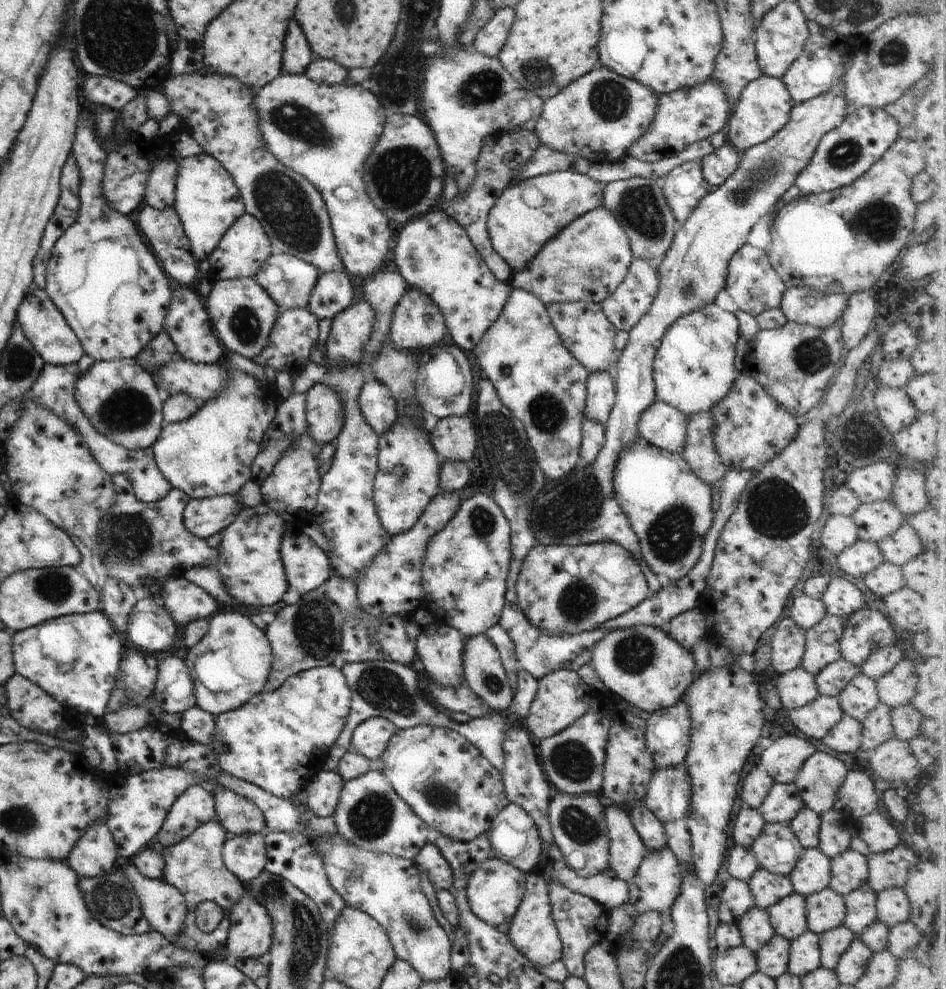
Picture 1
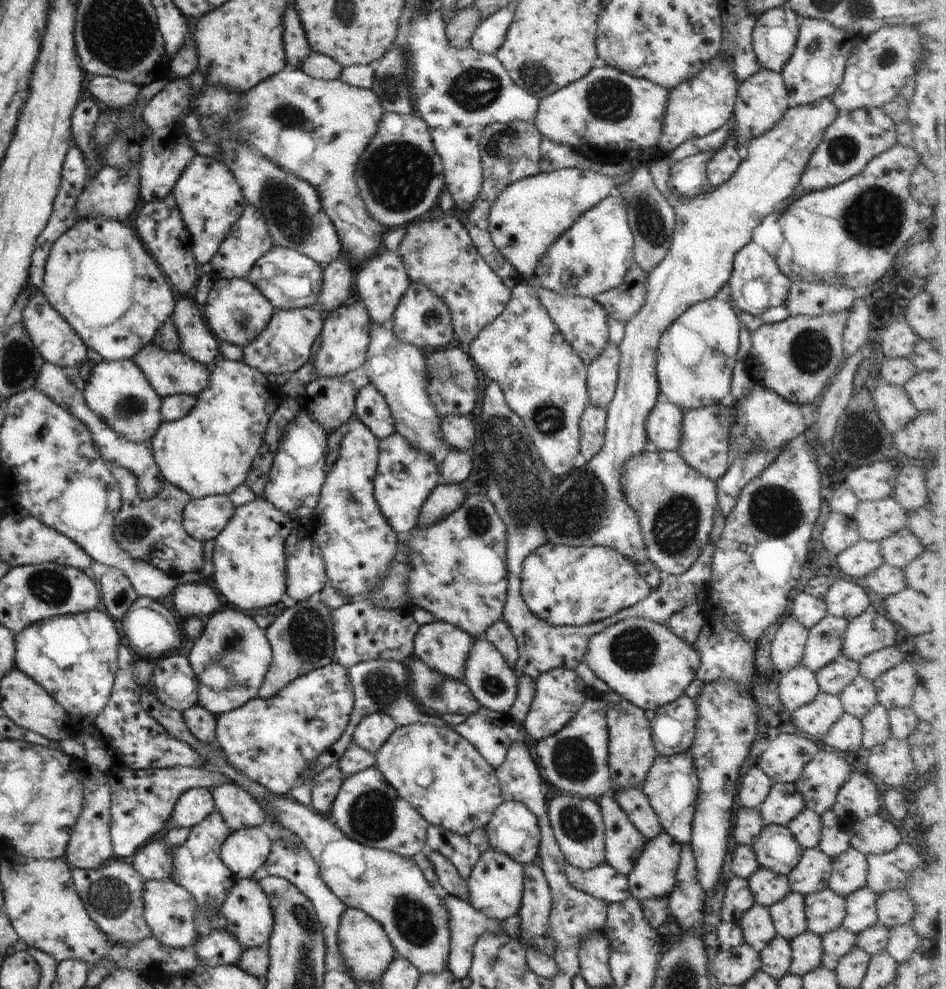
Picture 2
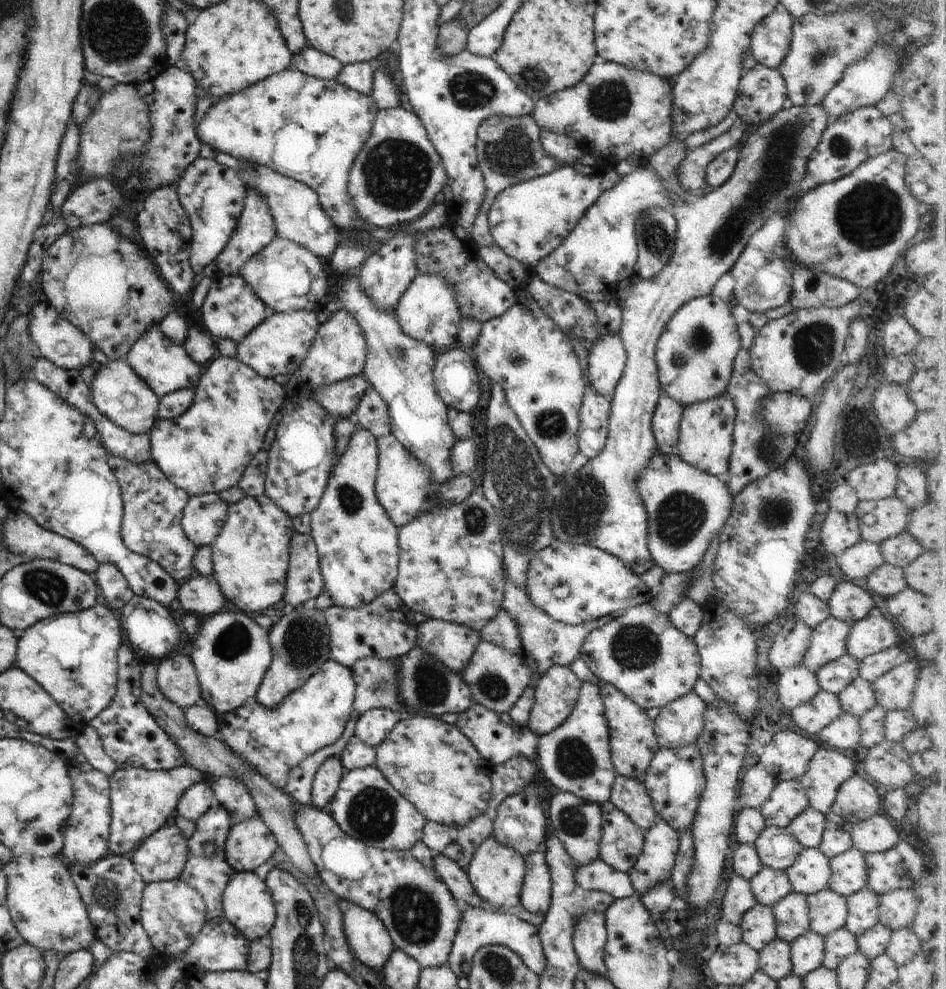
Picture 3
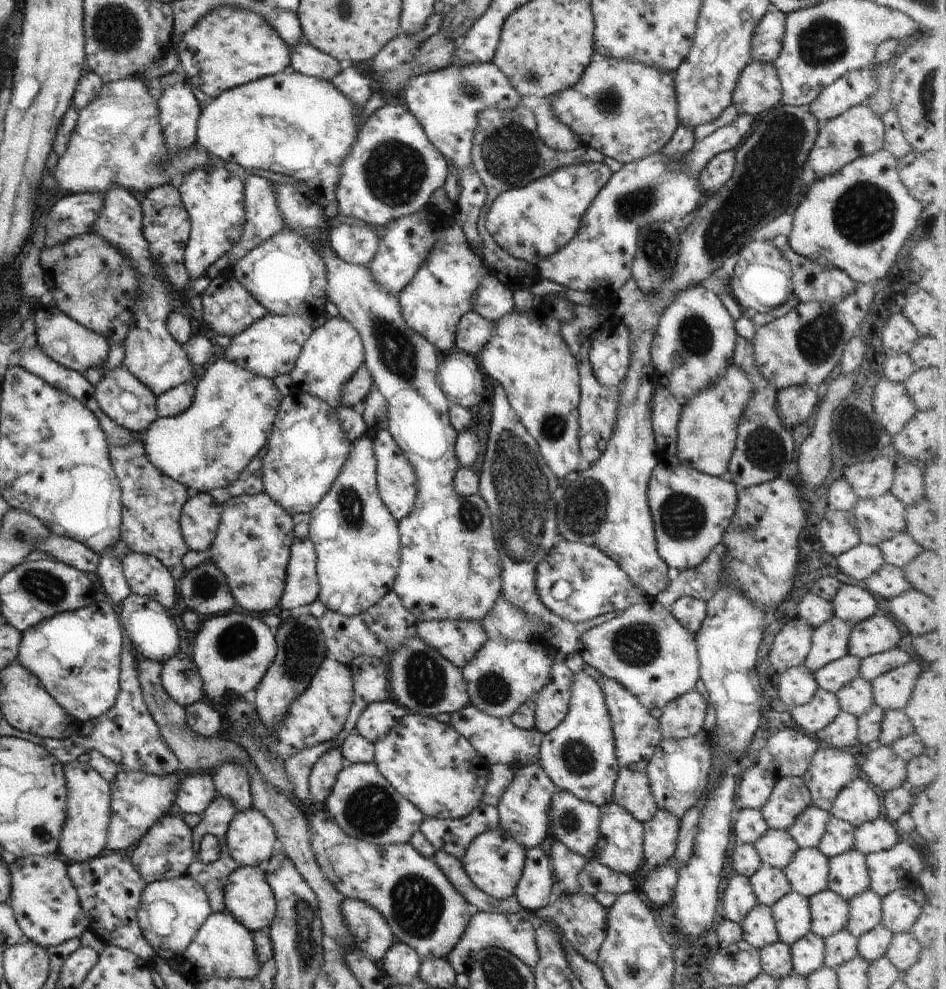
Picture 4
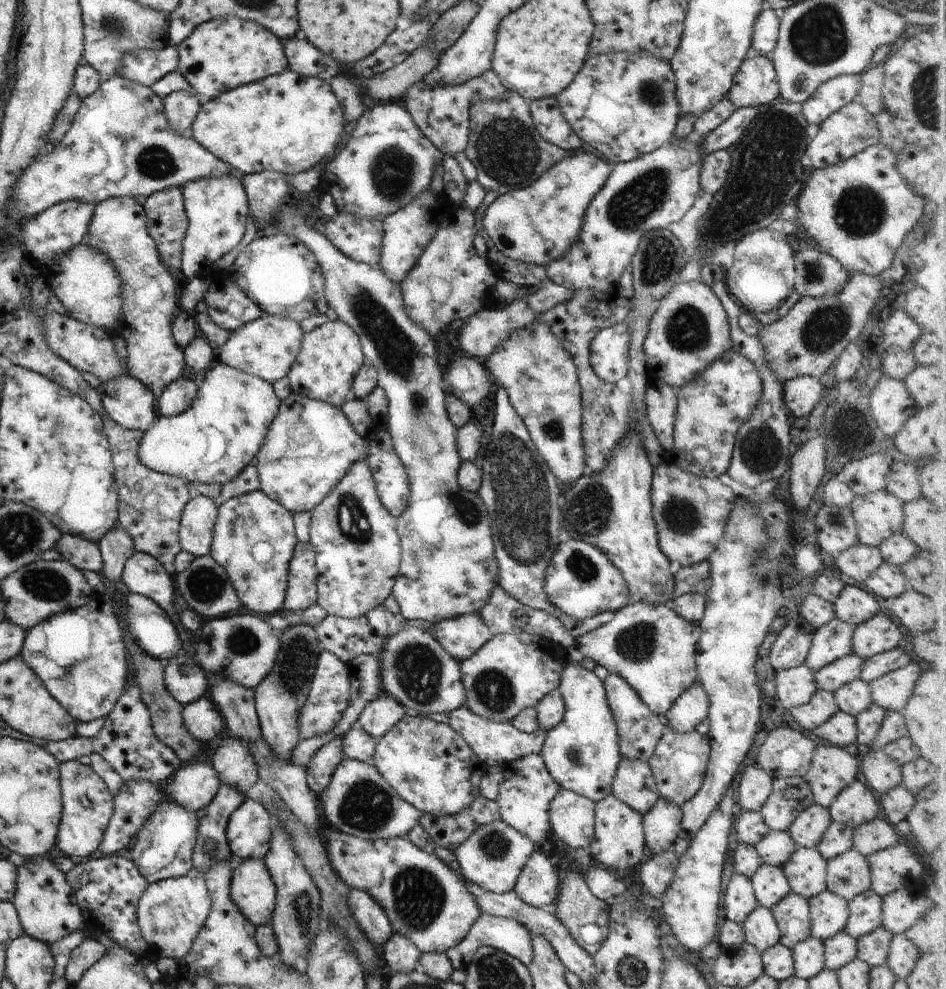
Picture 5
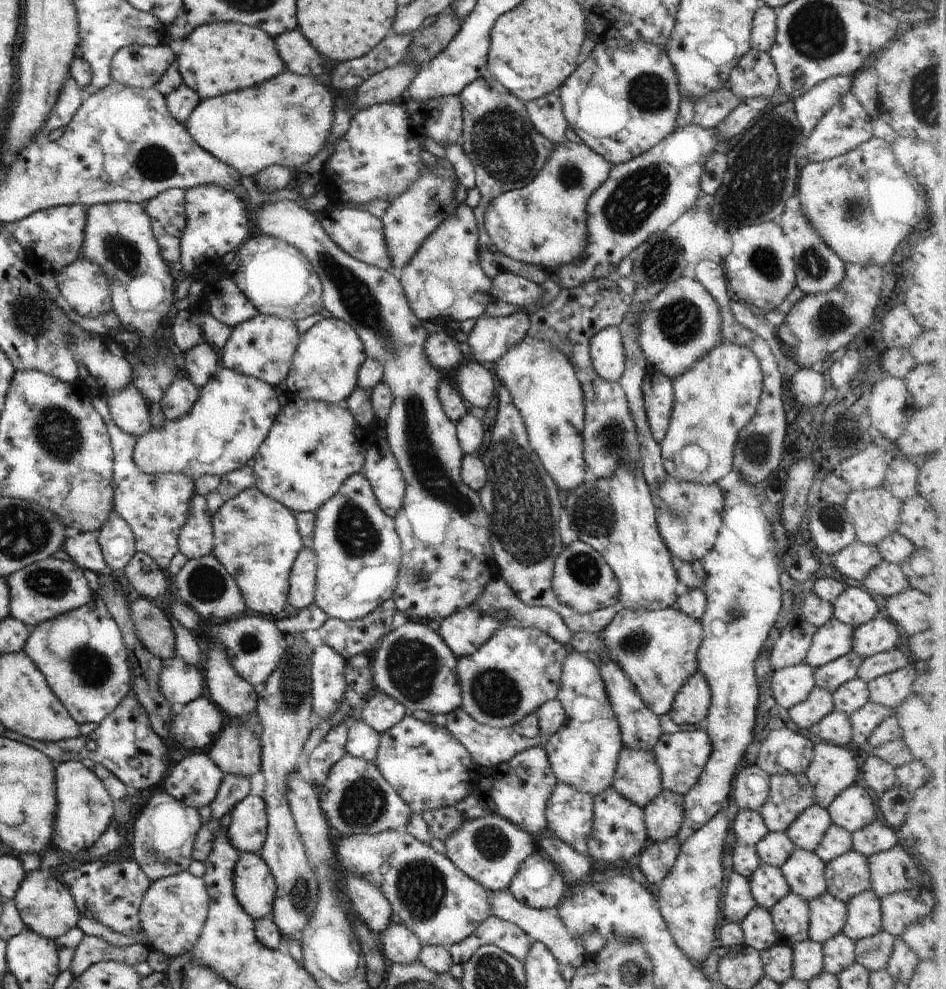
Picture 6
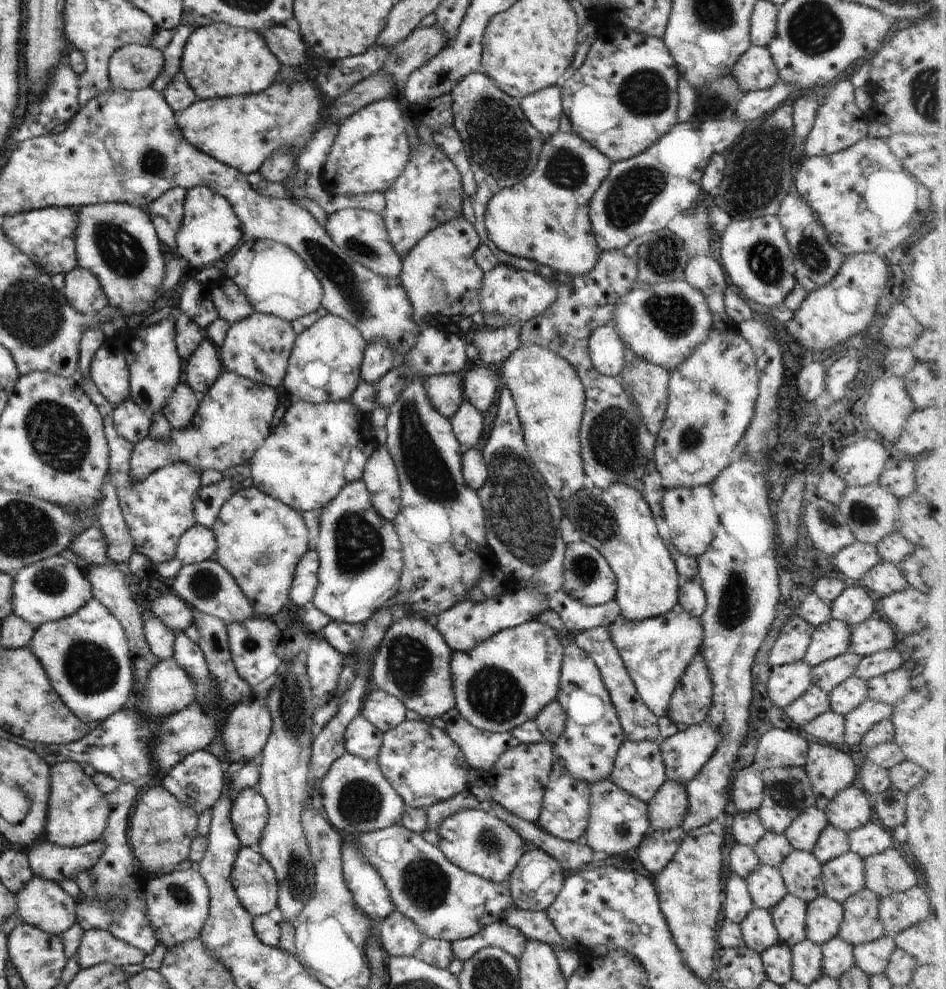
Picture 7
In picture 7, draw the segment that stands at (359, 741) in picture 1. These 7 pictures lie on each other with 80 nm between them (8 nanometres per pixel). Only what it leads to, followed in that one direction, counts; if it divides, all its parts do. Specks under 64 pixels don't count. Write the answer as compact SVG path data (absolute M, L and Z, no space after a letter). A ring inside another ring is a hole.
M374 688L362 702L360 715L384 734L405 722L406 712L404 704L396 696L384 692L382 688Z

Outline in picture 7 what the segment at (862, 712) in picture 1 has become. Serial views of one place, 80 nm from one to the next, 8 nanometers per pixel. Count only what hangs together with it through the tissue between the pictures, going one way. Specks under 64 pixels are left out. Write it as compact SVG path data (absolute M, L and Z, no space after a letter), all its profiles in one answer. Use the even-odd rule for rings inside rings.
M851 677L828 693L830 711L844 717L867 700L866 681Z

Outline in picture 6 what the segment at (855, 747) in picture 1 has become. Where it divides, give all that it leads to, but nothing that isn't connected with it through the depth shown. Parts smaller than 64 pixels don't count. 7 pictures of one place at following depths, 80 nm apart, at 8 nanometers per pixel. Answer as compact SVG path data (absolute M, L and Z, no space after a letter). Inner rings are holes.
M832 711L809 730L814 736L822 738L825 743L839 747L848 748L853 742L853 730L849 716L840 711Z

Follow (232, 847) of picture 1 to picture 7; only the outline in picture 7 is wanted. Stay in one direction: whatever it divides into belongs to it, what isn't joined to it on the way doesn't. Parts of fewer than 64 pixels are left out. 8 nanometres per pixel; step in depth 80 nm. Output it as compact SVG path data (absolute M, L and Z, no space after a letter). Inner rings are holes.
M244 788L233 800L229 818L240 845L255 848L268 821L266 802L253 788Z

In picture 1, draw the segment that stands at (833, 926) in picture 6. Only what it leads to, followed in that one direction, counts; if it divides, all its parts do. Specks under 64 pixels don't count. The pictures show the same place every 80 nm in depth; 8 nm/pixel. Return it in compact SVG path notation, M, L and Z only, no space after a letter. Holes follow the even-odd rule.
M829 887L808 895L805 902L809 931L820 935L844 925L846 908L843 897Z

